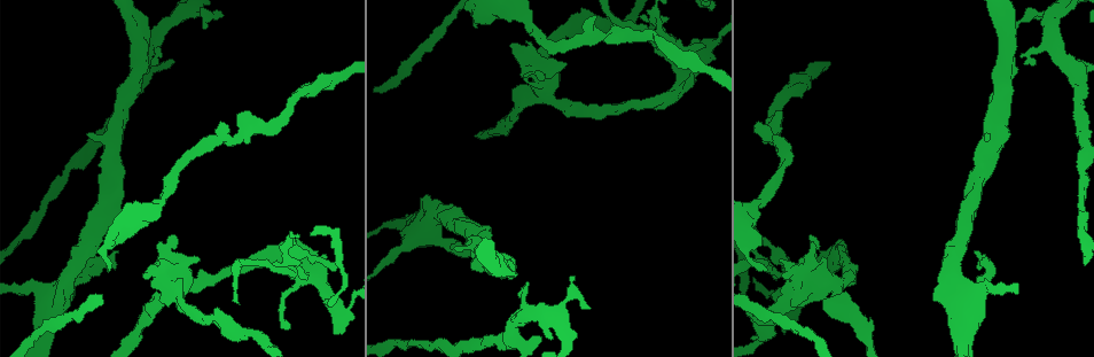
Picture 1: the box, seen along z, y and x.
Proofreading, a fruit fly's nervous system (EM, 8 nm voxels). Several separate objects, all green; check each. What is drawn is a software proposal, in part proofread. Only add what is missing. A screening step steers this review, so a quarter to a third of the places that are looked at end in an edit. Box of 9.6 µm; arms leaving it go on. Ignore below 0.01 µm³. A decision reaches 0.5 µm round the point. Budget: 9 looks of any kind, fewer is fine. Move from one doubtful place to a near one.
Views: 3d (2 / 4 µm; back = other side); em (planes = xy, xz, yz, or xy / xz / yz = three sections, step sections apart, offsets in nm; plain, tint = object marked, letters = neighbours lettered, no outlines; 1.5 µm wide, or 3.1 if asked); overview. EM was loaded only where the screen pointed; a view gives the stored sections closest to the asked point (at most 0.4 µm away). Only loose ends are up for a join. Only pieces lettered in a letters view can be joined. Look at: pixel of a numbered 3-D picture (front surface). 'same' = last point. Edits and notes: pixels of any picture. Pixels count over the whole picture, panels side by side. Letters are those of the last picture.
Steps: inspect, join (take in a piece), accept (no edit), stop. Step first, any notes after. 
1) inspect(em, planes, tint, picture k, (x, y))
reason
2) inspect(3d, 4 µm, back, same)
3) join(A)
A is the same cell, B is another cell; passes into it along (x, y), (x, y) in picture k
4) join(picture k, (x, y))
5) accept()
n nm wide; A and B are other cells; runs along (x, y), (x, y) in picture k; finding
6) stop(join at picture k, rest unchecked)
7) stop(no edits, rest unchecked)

inspect(em, yz, step 4, tint, picture 1, (676, 38))
branch stops here

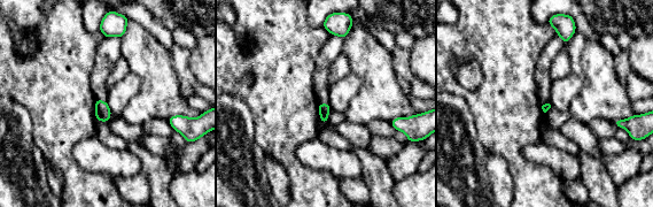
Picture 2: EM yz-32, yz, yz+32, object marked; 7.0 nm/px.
inspect(em, planes, tint, same)

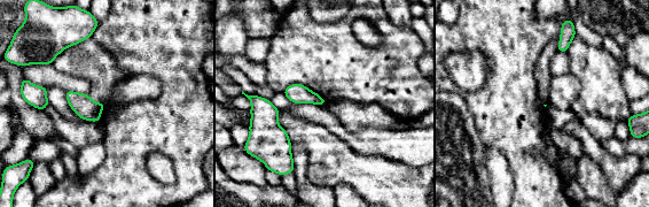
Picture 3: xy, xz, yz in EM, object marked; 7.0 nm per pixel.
inspect(em, planes, letters, same)
see the neighbours

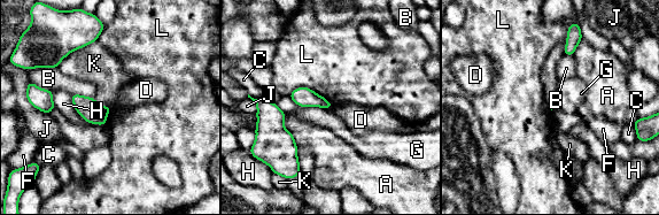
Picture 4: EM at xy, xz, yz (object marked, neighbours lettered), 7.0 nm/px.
accept()
K touches over 320 nm; A, B, C, D, F, G, H, J, K and L are other cells; border along (299, 106), (319, 106), (330, 109) in picture 4; none of them fits

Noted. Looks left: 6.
inspect(em, planes, letters, picture 1, (542, 73))
branch stops here

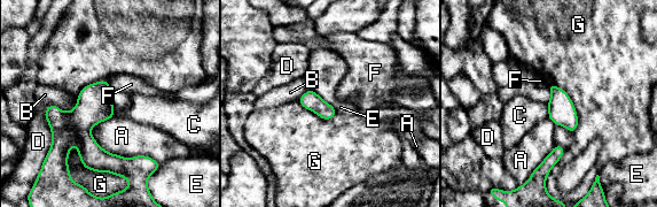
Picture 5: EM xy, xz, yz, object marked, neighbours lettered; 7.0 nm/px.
accept()
130 nm wide; A, B, C, D, E, F and G are other cells; runs along (52, 107), (104, 162), (123, 171) in picture 5; none of them fits

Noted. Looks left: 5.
inspect(em, planes, letters, picture 1, (108, 269))
branch stops here

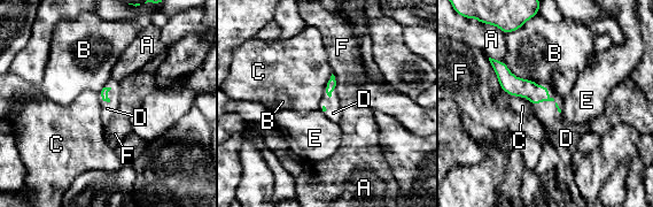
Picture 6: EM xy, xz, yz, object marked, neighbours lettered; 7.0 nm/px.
join(D)
D is the same cell, A, B, C, E and F are other cells; passes into it along (514, 85), (547, 96), (546, 112) in picture 6; it goes on there

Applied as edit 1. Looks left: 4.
inspect(overview)
redraw

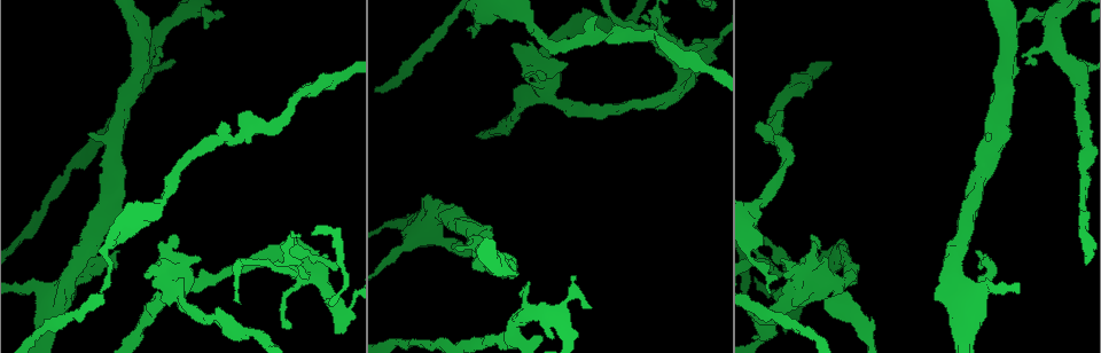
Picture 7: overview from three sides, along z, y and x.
inspect(em, planes, letters, picture 7, (206, 29))

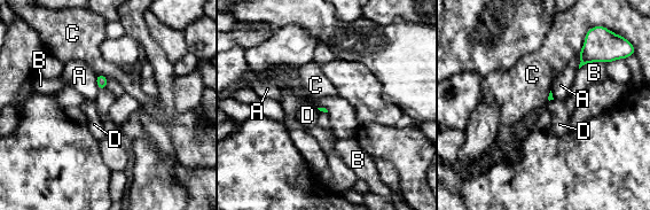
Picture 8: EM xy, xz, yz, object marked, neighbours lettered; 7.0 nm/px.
accept()
B touches over 200 nm; A, B, C and D are other cells; none of them fits

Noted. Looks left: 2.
stop(join at picture 6, rest unchecked)

